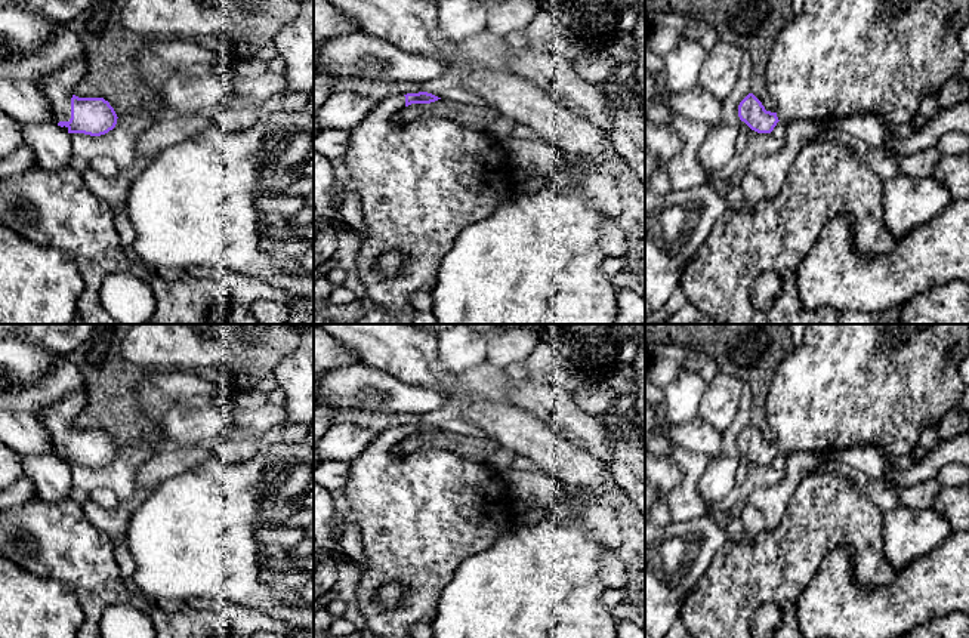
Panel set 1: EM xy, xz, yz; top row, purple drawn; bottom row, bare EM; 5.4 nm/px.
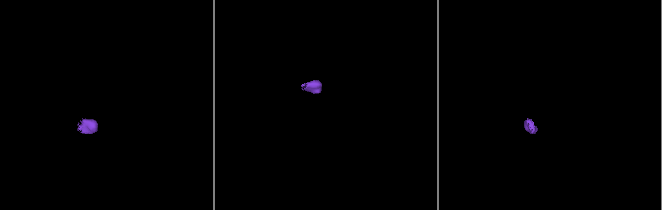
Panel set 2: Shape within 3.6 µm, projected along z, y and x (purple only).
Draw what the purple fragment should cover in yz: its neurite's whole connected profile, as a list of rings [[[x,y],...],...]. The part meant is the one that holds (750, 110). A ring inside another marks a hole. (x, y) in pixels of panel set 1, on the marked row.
[[[805,0],[802,12],[784,24],[768,58],[765,80],[777,111],[766,111],[749,93],[738,105],[738,117],[757,133],[771,133],[778,121],[828,121],[871,113],[894,124],[910,121],[926,95],[960,74],[963,50],[960,31],[969,24],[969,0]]]

